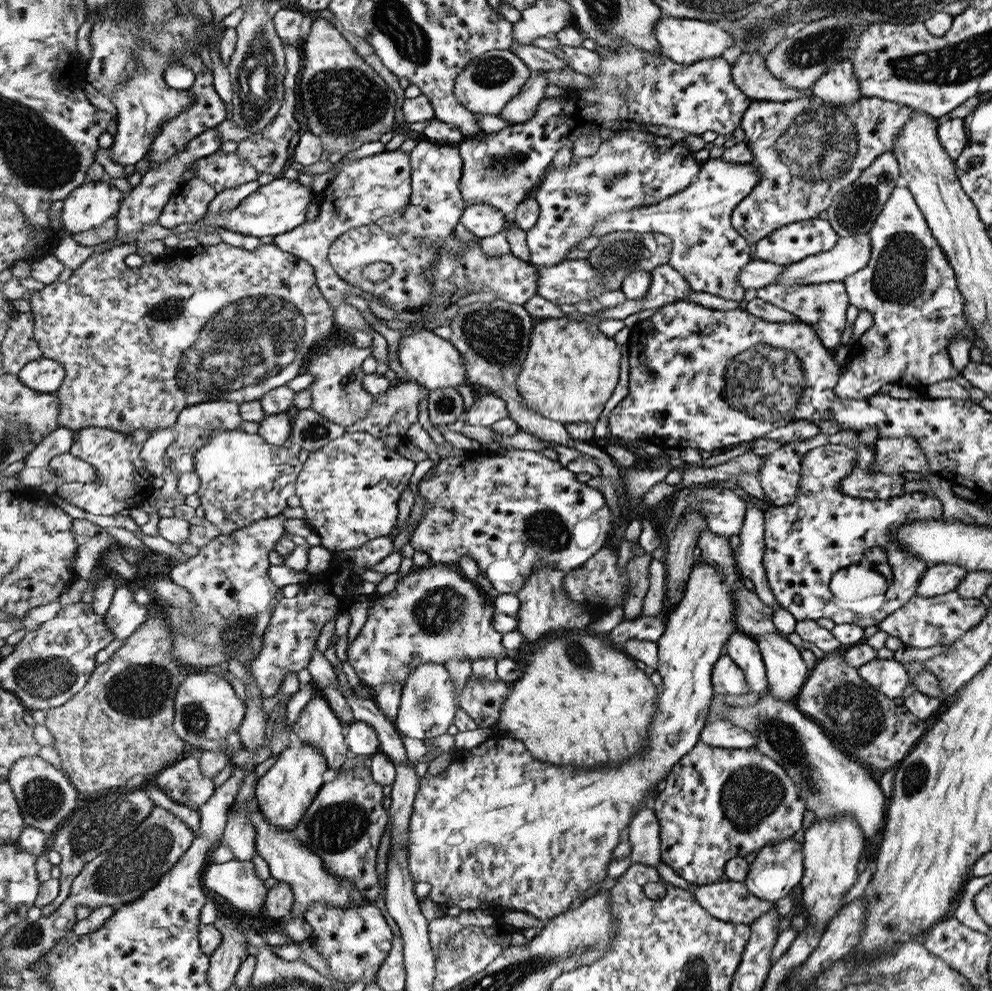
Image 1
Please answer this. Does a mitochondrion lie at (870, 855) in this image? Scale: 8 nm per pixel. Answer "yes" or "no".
no

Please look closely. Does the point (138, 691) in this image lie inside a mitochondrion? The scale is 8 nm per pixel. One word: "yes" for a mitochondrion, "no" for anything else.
yes

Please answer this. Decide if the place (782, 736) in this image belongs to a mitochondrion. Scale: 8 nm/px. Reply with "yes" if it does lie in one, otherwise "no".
yes

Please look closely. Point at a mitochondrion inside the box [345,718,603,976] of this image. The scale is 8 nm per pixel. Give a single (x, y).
(454, 949)

